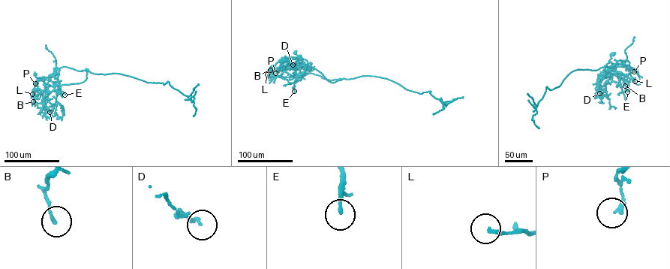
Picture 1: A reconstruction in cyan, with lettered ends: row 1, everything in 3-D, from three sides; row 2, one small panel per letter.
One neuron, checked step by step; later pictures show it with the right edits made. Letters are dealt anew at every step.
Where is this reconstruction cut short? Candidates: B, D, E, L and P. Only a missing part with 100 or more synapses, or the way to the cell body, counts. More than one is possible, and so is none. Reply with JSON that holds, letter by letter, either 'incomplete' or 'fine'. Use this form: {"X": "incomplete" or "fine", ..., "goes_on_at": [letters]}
{"B": "fine", "D": "fine", "E": "fine", "L": "fine", "P": "fine", "goes_on_at": []}

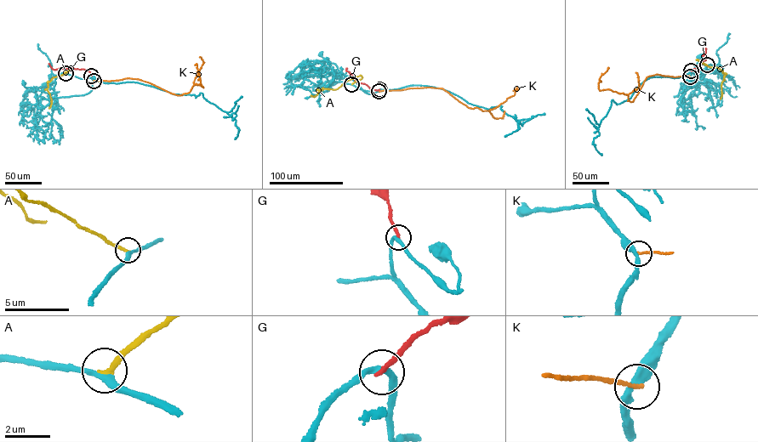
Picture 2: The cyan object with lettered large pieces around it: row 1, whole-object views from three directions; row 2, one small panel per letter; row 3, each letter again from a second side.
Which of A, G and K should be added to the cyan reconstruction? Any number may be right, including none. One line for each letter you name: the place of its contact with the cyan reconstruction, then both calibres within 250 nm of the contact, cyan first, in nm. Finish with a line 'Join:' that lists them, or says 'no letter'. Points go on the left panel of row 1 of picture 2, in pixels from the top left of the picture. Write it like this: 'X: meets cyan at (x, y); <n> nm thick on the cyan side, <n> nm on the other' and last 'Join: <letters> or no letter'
A: meets cyan at (65, 73); 260 nm thick on the cyan side, 260 nm on the other
Join: A

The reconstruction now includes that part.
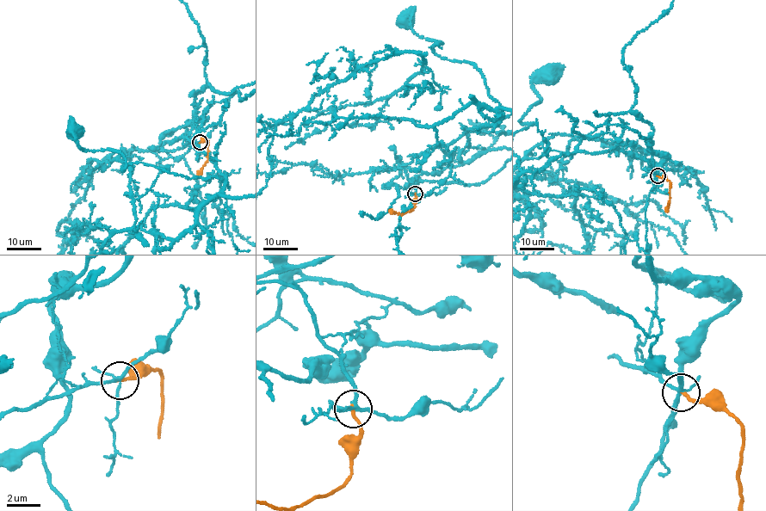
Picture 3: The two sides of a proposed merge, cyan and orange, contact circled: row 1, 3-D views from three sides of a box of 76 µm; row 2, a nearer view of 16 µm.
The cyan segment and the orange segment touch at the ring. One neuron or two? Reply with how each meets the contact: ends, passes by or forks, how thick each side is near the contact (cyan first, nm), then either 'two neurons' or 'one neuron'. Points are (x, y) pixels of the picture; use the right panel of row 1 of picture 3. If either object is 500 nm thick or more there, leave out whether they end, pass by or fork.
cyan forks there; orange ends there; 180 nm thick on the cyan side, 200 nm on the other; two neurons

